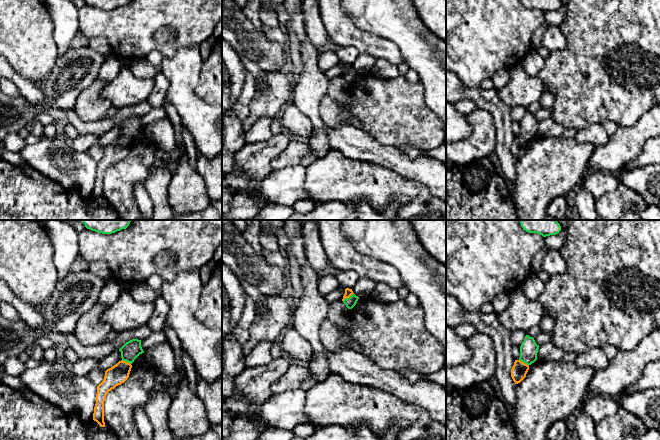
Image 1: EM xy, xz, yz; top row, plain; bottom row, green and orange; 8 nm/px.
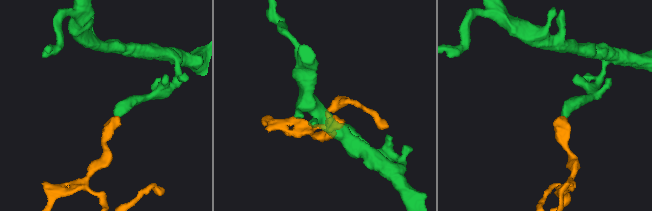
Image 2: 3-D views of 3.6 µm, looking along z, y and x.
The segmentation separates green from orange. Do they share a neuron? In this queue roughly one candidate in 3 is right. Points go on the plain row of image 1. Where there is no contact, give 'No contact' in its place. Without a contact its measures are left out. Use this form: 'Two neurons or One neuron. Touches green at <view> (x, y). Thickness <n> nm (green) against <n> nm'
Two neurons. Touches green at xz (347, 74). Thickness 90 nm (green) against 60 nm

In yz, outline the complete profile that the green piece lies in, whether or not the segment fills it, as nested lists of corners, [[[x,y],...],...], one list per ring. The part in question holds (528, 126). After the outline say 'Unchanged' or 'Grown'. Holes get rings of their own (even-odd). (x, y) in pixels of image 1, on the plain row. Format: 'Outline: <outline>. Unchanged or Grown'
Outline: [[[526,111],[520,122],[519,136],[527,141],[531,141],[537,136],[538,125],[539,121],[536,120],[534,114]]]. Unchanged

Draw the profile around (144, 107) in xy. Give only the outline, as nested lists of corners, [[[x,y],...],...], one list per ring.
[[[146,100],[139,103],[138,105],[120,108],[119,111],[109,119],[115,124],[115,126],[119,126],[126,118],[132,115],[143,116],[147,114],[151,109],[152,106]]]

